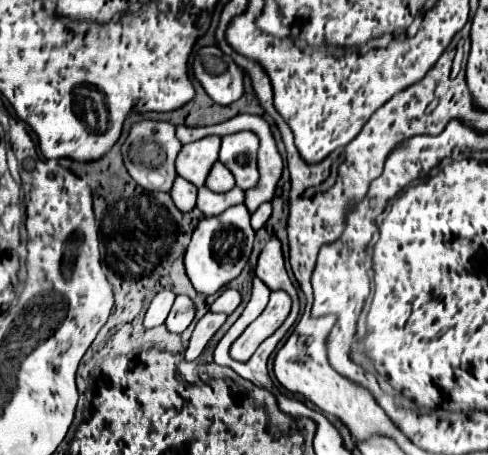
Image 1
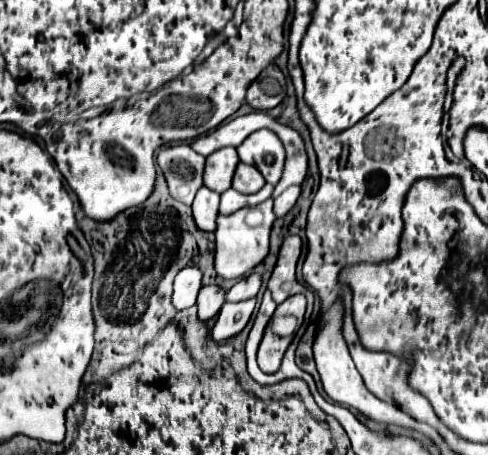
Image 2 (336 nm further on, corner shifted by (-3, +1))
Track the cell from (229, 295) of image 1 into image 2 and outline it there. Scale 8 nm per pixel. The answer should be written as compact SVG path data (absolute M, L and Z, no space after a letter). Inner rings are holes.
M248 274L244 278L240 278L232 290L226 294L226 300L228 302L242 302L242 300L250 300L250 298L256 298L258 290L260 290L260 284L262 284L262 278L260 274Z

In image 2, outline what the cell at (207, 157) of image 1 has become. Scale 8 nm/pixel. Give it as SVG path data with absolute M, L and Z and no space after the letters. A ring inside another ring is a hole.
M222 148L206 156L206 166L204 166L204 176L202 176L204 186L218 194L228 190L236 164L238 164L236 148Z

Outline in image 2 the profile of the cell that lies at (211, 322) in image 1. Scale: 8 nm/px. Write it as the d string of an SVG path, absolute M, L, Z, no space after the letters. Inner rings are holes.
M246 300L246 302L236 302L236 304L226 302L212 328L212 338L220 342L242 332L254 312L254 306L256 306L256 300Z

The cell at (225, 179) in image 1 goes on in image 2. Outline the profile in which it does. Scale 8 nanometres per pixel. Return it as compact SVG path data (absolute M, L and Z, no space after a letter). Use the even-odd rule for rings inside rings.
M242 162L236 166L234 178L232 178L232 188L238 190L240 194L254 194L264 184L266 182L264 182L262 174L254 166L248 166L248 164L242 164Z

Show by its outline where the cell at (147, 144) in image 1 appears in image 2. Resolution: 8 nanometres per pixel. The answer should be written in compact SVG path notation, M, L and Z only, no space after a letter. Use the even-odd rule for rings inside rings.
M188 144L164 146L158 152L156 164L164 172L170 196L182 204L192 204L196 190L202 186L204 156L196 154Z

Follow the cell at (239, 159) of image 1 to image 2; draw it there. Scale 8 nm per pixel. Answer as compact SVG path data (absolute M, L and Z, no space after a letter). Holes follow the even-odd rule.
M258 130L250 134L238 146L240 162L258 168L268 184L276 184L282 176L284 166L284 150L278 136L270 130Z

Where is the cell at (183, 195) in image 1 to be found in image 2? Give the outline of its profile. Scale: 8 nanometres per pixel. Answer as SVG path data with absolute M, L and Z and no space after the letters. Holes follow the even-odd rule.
M202 186L202 190L196 192L196 198L192 202L192 212L194 212L194 222L200 226L200 230L214 232L216 216L218 216L218 198L220 198L220 194L216 194L204 186Z

